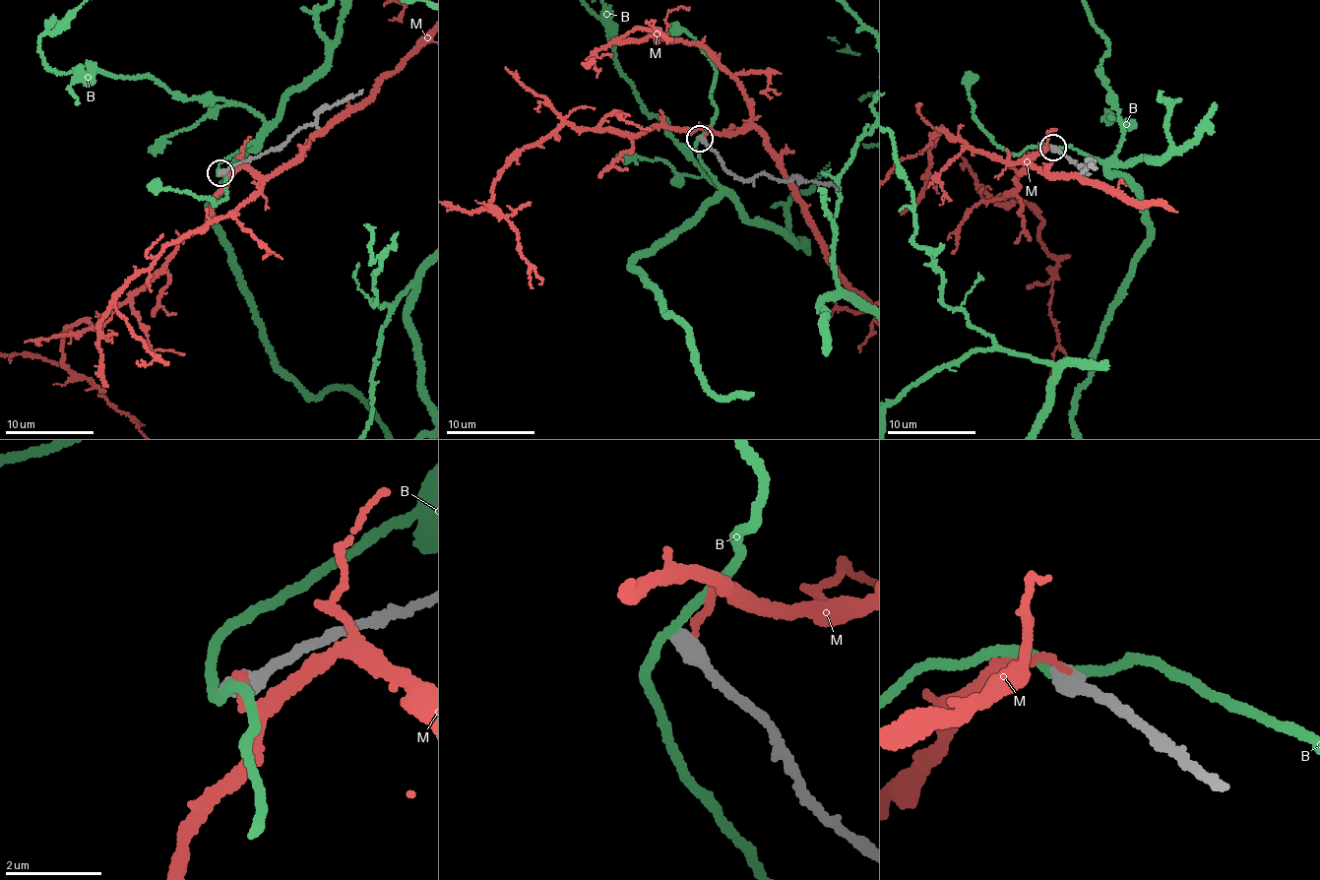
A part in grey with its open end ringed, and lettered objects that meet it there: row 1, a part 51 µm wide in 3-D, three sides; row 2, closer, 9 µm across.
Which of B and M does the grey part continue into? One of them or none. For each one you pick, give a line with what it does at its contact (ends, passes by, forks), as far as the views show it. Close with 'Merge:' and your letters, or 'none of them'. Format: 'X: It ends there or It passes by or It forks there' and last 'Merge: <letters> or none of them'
Merge: none of them

